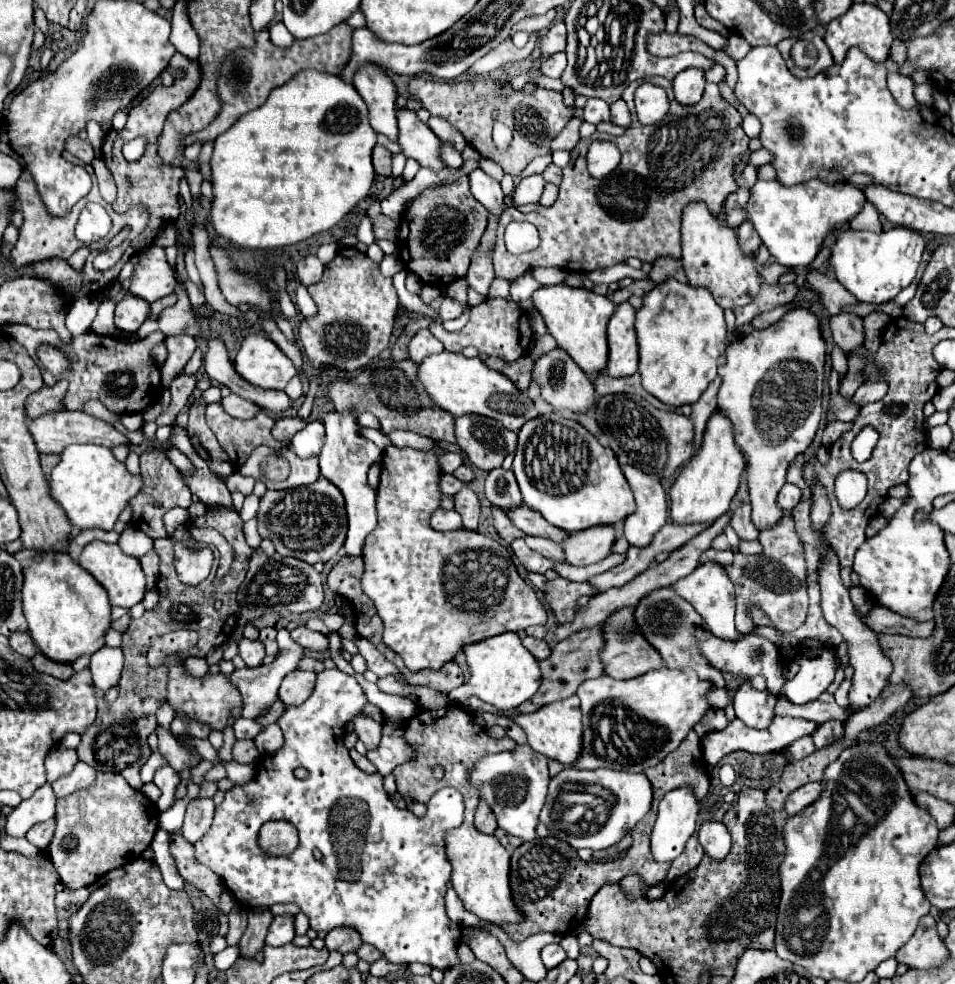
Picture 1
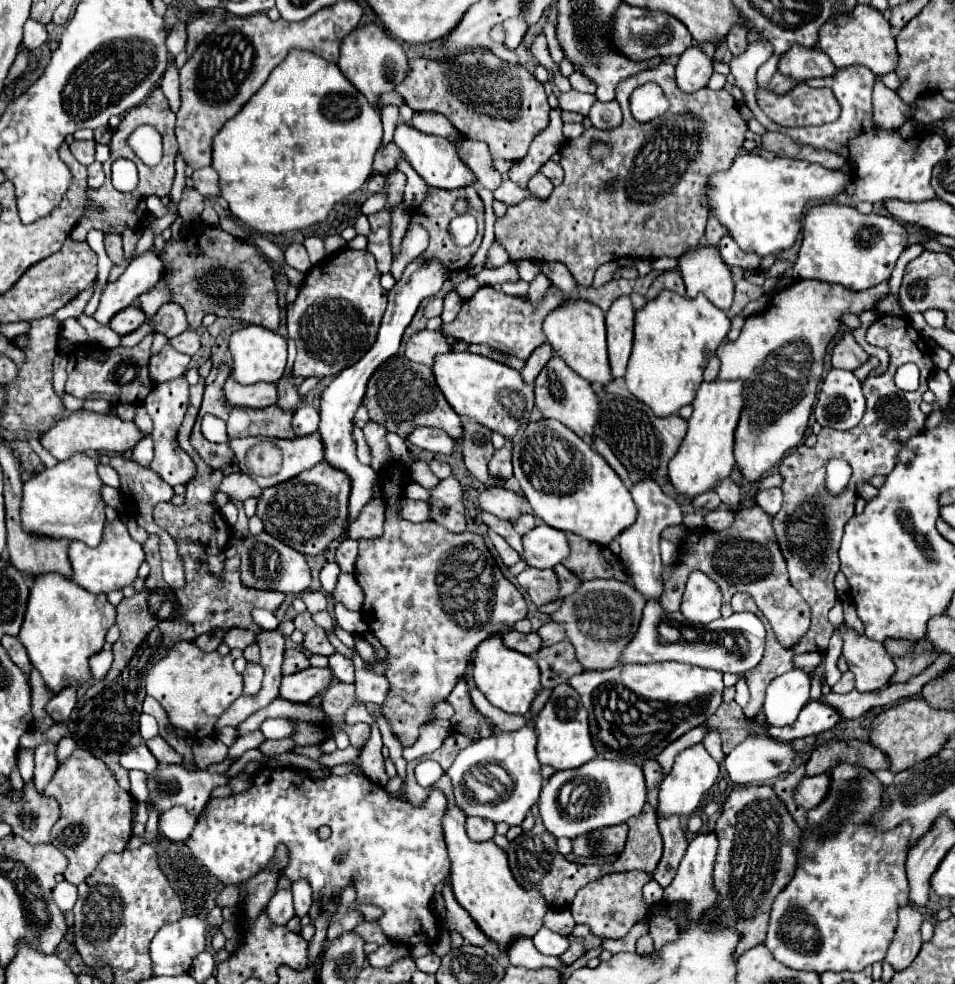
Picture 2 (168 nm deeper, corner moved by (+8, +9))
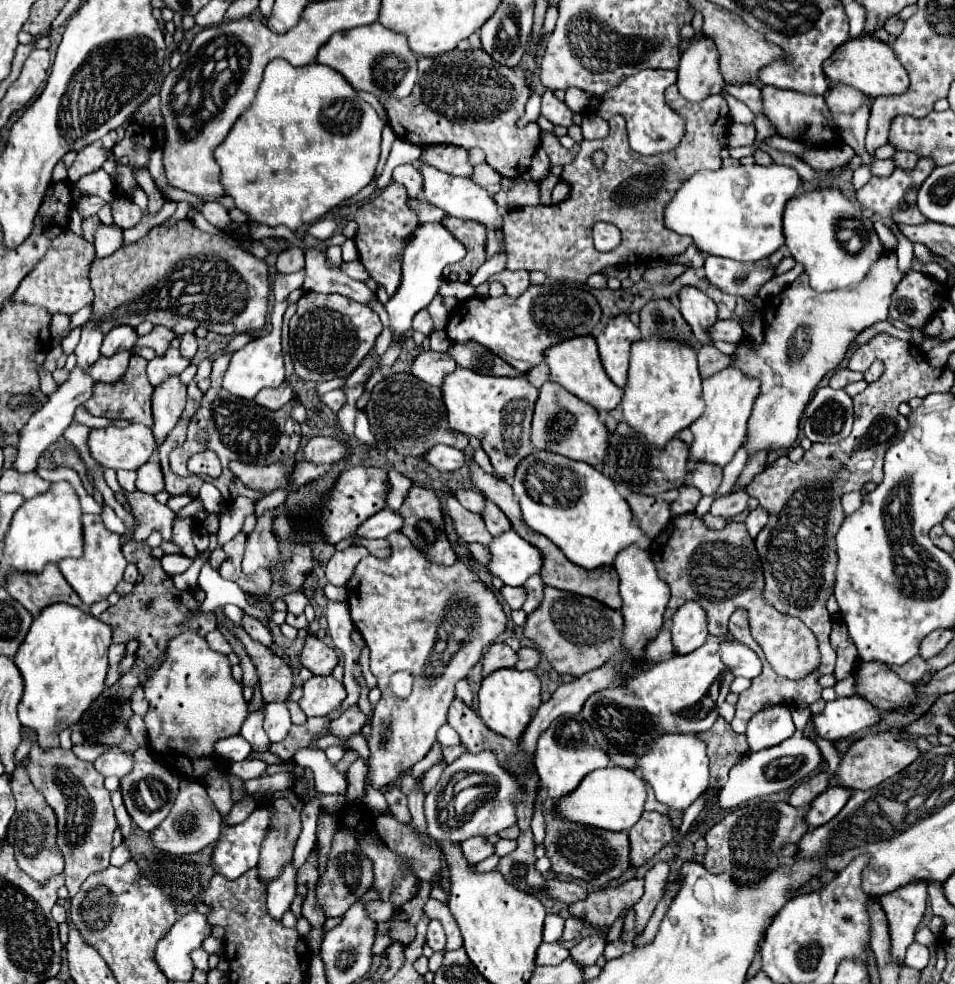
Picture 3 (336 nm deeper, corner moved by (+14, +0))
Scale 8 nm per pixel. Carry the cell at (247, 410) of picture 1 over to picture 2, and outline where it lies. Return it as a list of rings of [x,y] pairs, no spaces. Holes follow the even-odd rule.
[[[229,375],[227,383],[223,385],[223,395],[233,407],[269,407],[277,401],[277,387],[273,383],[241,385],[235,383],[233,375]]]

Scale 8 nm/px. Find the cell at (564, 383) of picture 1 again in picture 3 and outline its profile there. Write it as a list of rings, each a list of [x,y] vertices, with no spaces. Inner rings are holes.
[[[547,382],[541,386],[531,430],[531,442],[537,450],[549,450],[569,460],[579,460],[589,466],[599,466],[605,462],[605,448],[609,448],[607,436],[609,432],[605,424],[599,420],[599,414],[593,406],[579,400],[577,396],[573,396],[555,382]]]

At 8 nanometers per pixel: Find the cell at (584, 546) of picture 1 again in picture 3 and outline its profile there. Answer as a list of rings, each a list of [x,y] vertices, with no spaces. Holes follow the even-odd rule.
[[[515,530],[493,536],[487,550],[491,554],[487,564],[489,574],[503,580],[507,586],[523,586],[529,576],[539,574],[543,564],[539,550],[525,542]]]

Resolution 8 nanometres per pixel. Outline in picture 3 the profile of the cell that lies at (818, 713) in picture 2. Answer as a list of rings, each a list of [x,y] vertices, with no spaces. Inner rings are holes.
[[[863,696],[837,698],[833,702],[827,702],[823,714],[813,716],[815,732],[829,742],[837,742],[839,738],[851,736],[867,726],[877,724],[879,720],[879,710]]]

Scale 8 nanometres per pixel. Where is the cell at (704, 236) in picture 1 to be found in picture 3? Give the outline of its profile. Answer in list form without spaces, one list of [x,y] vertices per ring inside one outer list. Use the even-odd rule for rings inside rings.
[[[685,286],[679,294],[679,312],[693,330],[693,336],[699,344],[711,344],[709,328],[717,322],[715,302],[701,290]]]

